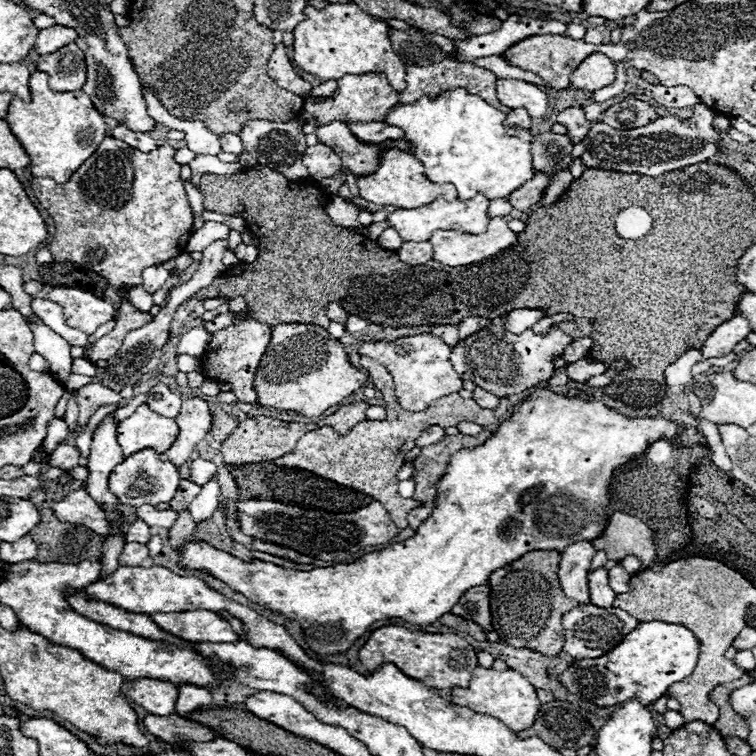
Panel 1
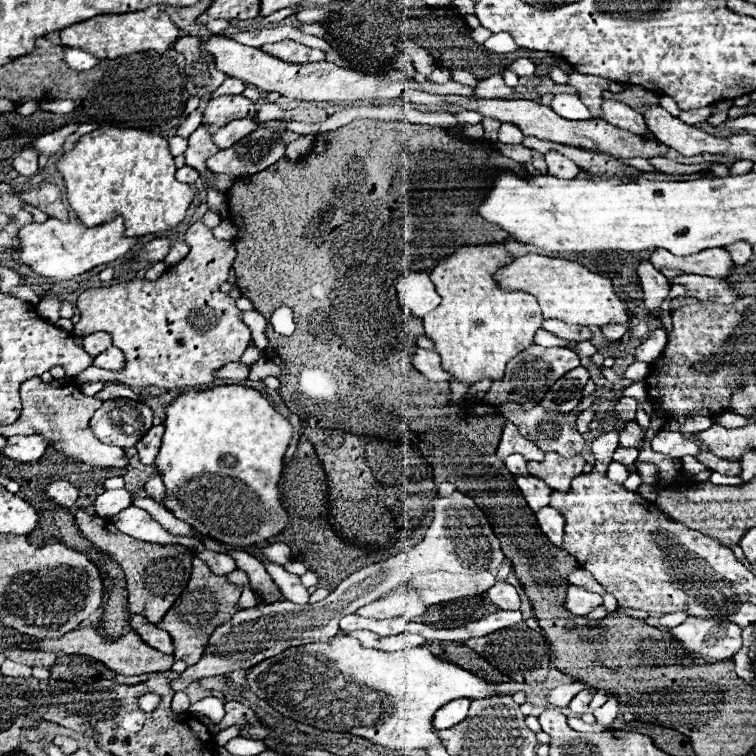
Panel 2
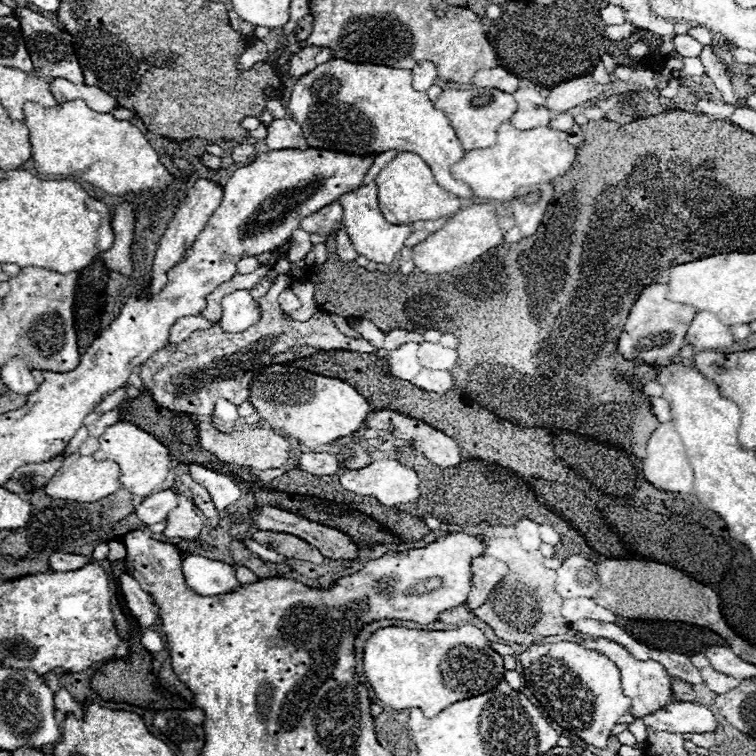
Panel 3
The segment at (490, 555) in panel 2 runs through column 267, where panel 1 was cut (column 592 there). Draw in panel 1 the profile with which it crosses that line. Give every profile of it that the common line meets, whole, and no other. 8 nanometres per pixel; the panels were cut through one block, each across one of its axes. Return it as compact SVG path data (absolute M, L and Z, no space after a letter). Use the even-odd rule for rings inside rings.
M580 604L572 612L566 612L562 616L562 626L566 632L566 642L564 642L564 652L572 656L574 660L582 658L598 658L616 648L626 634L630 634L640 622L634 620L628 612L620 612L618 608L598 608L594 604Z

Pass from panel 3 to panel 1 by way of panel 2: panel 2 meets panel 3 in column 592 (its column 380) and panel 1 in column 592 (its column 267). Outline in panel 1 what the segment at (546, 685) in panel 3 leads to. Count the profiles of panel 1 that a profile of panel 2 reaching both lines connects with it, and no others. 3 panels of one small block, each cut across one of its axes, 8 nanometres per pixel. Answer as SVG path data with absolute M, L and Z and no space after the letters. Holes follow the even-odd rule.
M640 622L622 644L606 656L592 660L574 660L572 666L560 676L568 692L590 700L598 706L622 704L636 696L642 704L652 704L668 692L674 682L682 682L696 668L700 644L696 636L680 624L668 622Z

